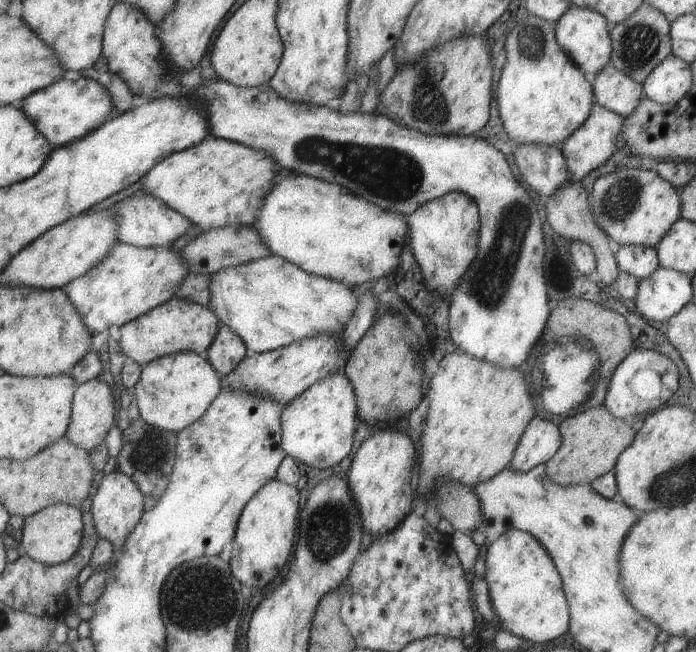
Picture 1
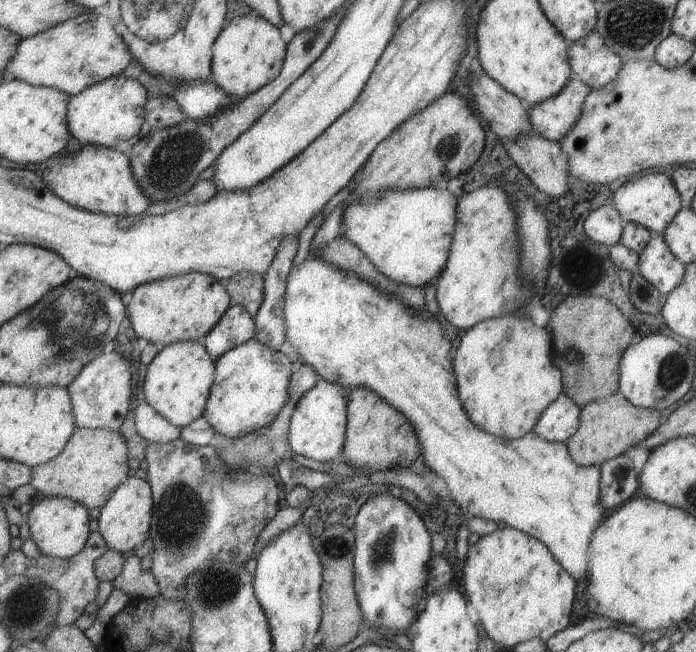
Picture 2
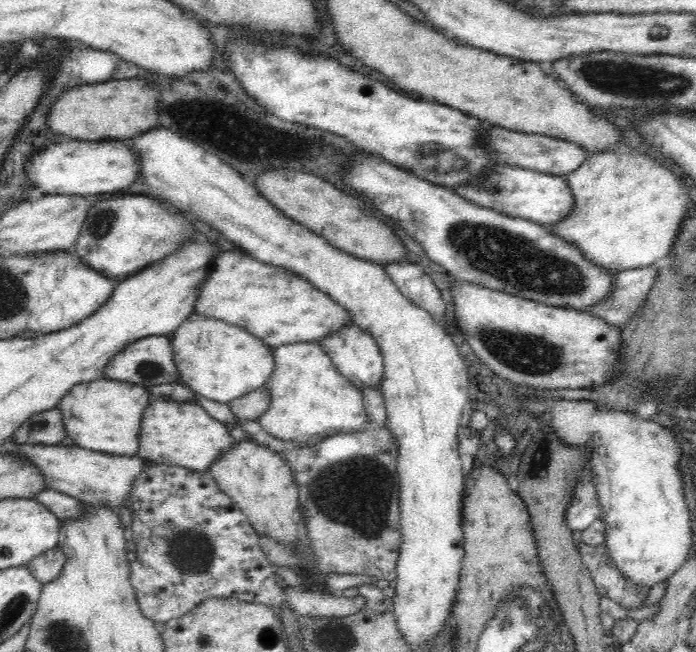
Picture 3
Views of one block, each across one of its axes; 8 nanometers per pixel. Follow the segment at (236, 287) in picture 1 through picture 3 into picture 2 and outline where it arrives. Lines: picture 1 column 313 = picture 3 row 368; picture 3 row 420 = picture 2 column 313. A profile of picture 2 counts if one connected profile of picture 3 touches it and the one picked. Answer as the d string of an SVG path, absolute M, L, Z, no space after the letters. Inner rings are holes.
M315 257L314 259L306 258L299 266L291 267L287 273L286 291L284 294L283 305L284 329L286 341L292 345L303 364L312 366L317 373L318 378L325 379L333 384L343 385L356 389L361 387L373 391L379 398L382 398L389 406L398 410L407 422L414 428L418 445L420 446L420 454L423 456L424 464L437 476L444 480L444 484L448 488L449 498L457 504L459 510L465 514L465 518L469 516L479 516L479 519L492 520L496 524L503 522L507 527L516 528L529 536L536 538L542 542L551 554L555 556L555 560L576 580L576 582L584 581L587 576L587 548L591 540L592 532L601 524L605 518L605 510L600 505L600 465L581 466L572 462L565 443L549 442L543 440L532 431L525 433L516 439L504 439L493 436L488 432L483 432L477 428L465 414L461 402L459 402L458 392L455 388L455 373L452 367L453 348L450 338L446 335L443 325L426 308L416 311L413 307L408 307L403 300L397 295L390 292L380 291L371 281L352 275L349 271L343 270L325 259Z

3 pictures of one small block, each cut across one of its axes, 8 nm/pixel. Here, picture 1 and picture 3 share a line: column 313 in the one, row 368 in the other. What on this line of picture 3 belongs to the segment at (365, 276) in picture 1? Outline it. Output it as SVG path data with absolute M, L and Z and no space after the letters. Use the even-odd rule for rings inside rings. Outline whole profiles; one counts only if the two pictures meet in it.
M190 314L174 332L170 333L170 337L181 384L195 392L197 396L204 396L206 400L229 405L232 400L247 395L256 388L264 387L274 372L273 348L266 346L261 340L238 326Z

